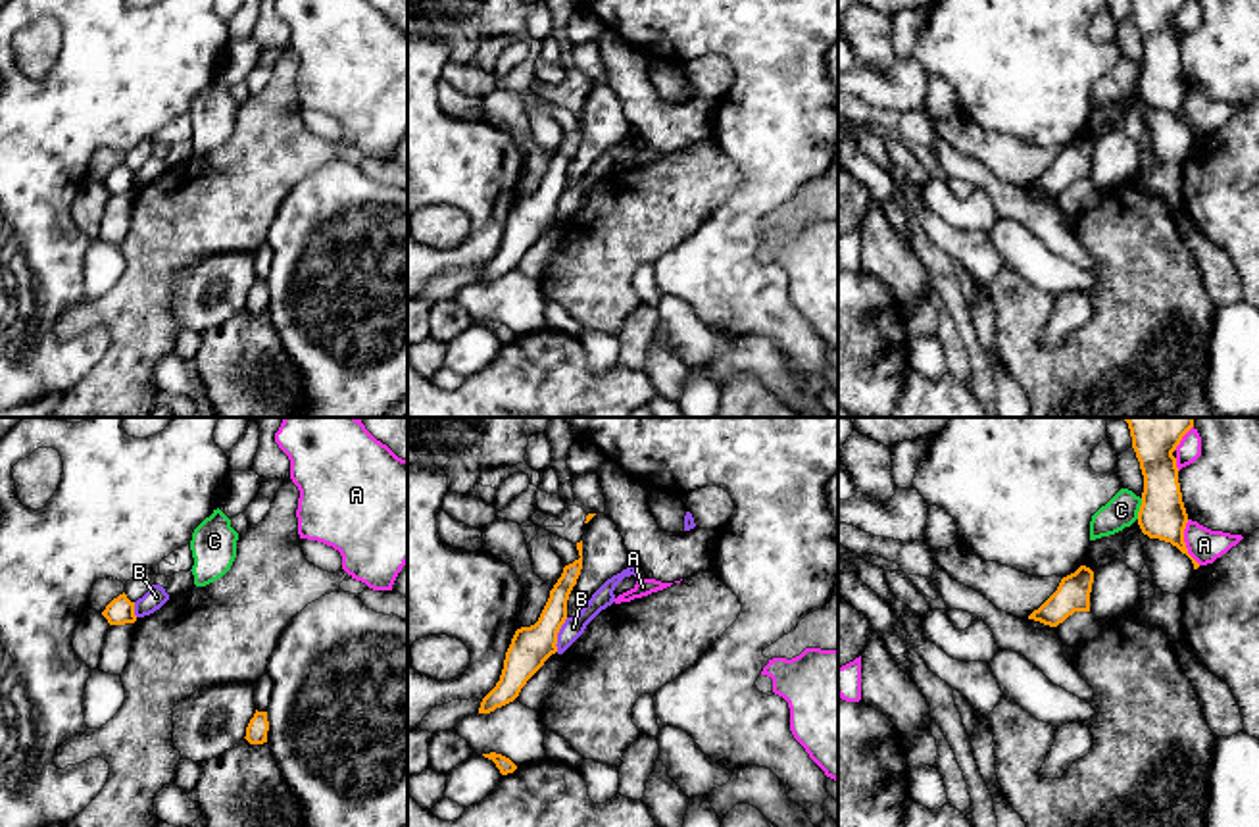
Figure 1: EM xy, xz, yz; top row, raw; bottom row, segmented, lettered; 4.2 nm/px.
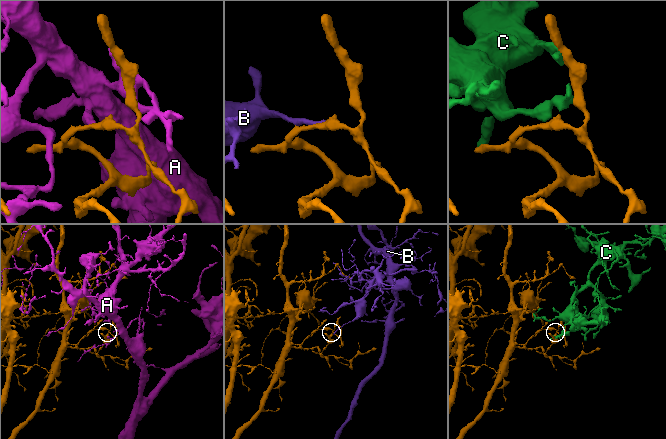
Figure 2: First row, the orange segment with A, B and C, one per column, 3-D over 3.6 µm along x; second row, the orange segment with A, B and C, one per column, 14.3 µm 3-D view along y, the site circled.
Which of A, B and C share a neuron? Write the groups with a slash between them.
A / B / C

